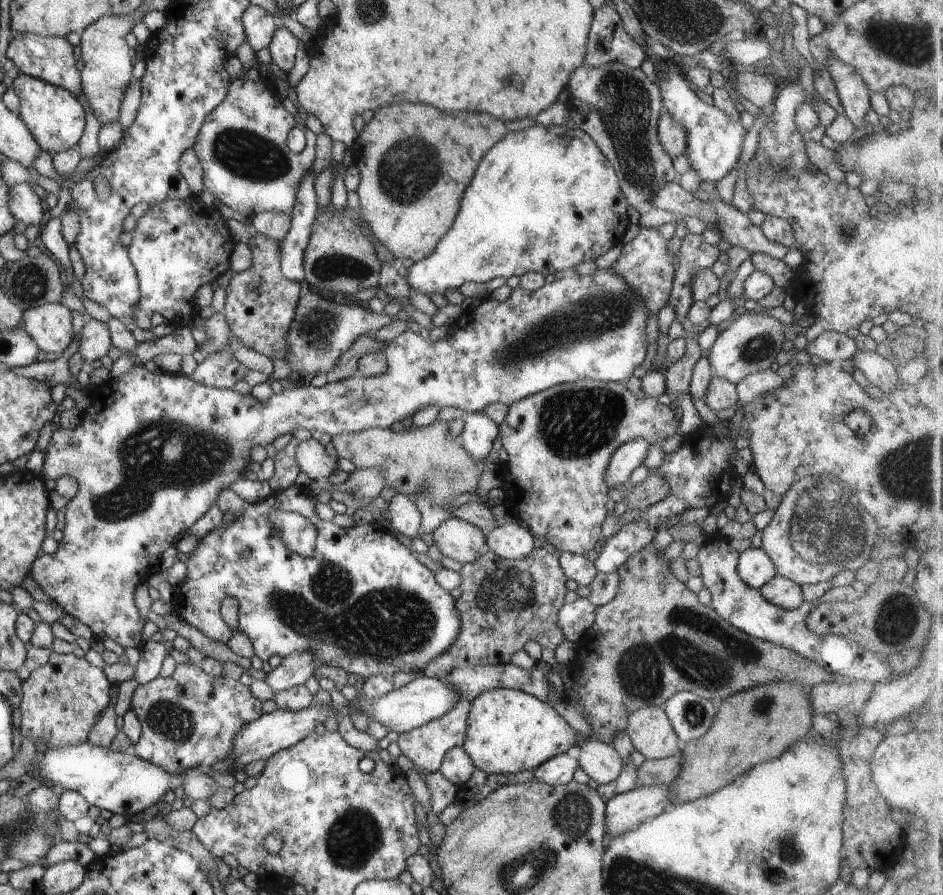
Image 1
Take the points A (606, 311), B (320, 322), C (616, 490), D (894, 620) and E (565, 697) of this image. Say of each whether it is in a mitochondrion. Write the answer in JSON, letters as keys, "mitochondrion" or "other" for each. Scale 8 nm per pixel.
{"A":"mitochondrion","B":"mitochondrion","C":"other","D":"mitochondrion","E":"other"}

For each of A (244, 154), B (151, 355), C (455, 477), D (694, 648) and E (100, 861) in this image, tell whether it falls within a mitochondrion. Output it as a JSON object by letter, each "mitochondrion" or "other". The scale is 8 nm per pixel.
{"A":"mitochondrion","B":"other","C":"mitochondrion","D":"mitochondrion","E":"other"}

